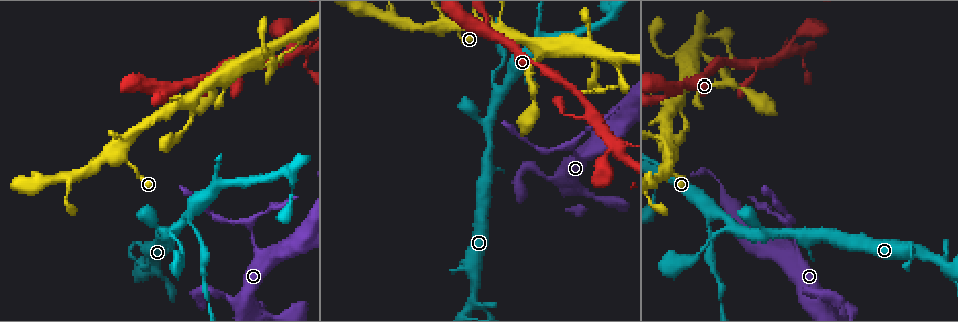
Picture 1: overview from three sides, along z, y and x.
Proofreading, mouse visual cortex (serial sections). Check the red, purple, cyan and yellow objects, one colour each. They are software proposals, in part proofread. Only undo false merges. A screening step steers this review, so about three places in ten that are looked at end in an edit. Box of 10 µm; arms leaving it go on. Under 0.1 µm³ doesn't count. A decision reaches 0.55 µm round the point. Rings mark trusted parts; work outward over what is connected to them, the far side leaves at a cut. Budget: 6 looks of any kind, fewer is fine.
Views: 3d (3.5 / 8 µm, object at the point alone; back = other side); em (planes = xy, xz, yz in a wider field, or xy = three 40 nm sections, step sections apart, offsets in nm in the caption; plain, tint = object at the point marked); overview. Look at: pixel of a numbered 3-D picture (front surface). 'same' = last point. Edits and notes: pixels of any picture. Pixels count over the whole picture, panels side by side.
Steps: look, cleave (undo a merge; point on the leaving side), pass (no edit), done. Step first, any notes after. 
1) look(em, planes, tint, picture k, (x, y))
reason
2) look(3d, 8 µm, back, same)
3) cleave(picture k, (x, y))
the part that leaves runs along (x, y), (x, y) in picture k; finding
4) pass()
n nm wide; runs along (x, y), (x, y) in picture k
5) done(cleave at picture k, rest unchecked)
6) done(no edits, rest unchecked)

look(3d, 3.5 µm, picture 1, (256, 246))
sudden change in width

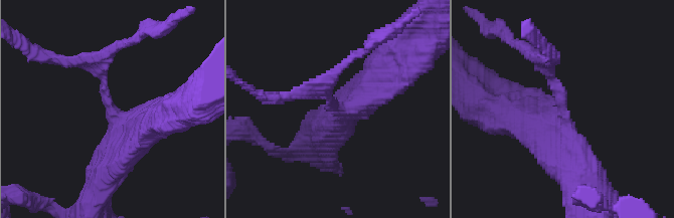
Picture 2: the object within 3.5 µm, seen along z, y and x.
look(em, xy, step 1, tint, picture 2, (334, 109))

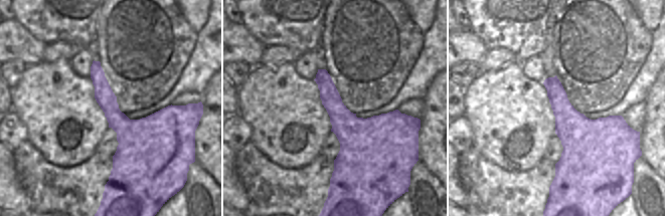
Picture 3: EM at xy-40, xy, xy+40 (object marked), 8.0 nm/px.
cleave(picture 2, (104, 78))
arms of 150, 450 nm; the part that leaves runs along (112, 107), (91, 61), (50, 58) in picture 2; a second cell is stuck on

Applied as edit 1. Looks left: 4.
look(3d, 3.5 µm, picture 1, (514, 75))
side arm on a straight run

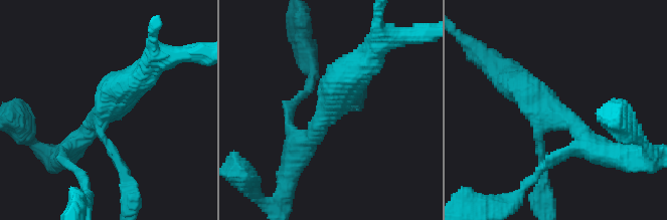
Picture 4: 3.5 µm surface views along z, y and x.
look(em, xy, step 5, tint, picture 4, (553, 112))
3 arms; arms of 150, 300, 500 nm; need the tissue

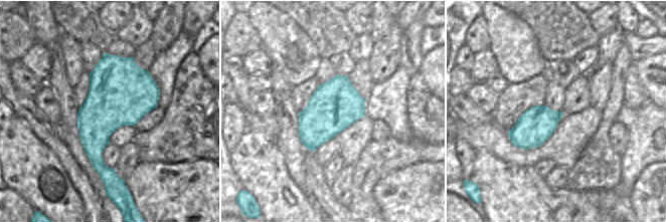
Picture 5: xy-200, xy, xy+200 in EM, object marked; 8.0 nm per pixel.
cleave(picture 4, (125, 171))
the part that leaves runs along (107, 143), (126, 177), (129, 208) in picture 4; two cells meet here

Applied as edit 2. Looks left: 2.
done(cleave at picture 2, cleave at picture 4, rest unchecked)

